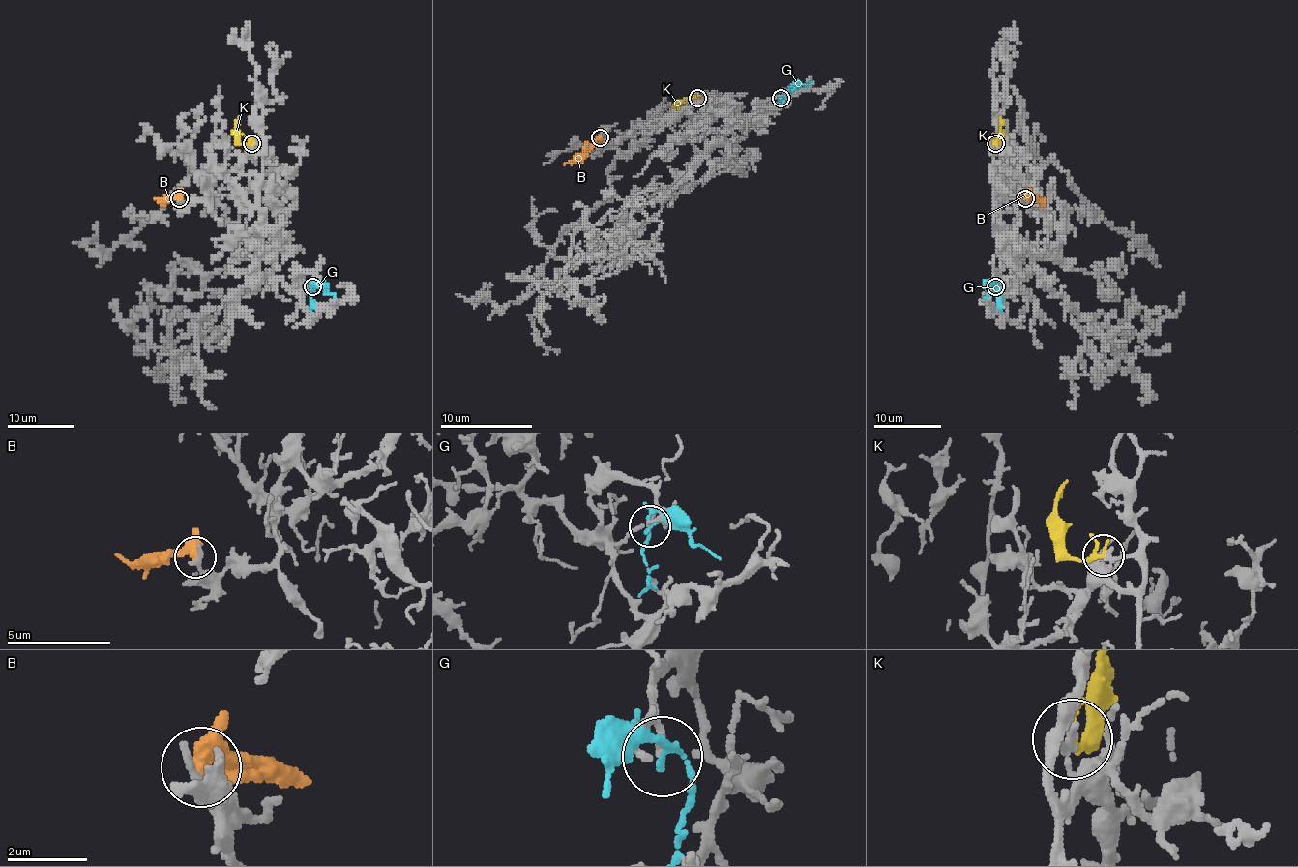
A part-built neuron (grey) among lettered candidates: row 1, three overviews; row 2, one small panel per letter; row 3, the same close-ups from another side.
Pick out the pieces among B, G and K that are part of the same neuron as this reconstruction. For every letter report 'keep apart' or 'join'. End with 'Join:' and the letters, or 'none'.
B: keep apart
G: keep apart
K: join
Join: K

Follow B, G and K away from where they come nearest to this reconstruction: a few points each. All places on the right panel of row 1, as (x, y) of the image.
B: (1025, 197), (1046, 197)
G: (996, 285), (992, 284), (985, 298)
K: (996, 143), (999, 140), (999, 118)

